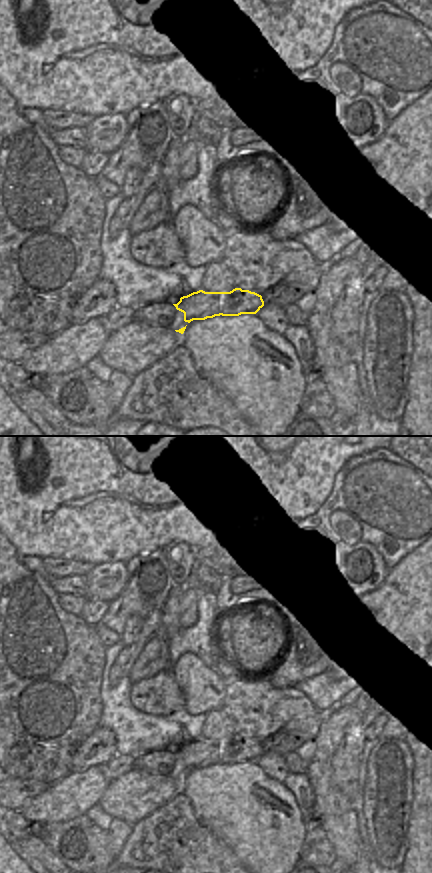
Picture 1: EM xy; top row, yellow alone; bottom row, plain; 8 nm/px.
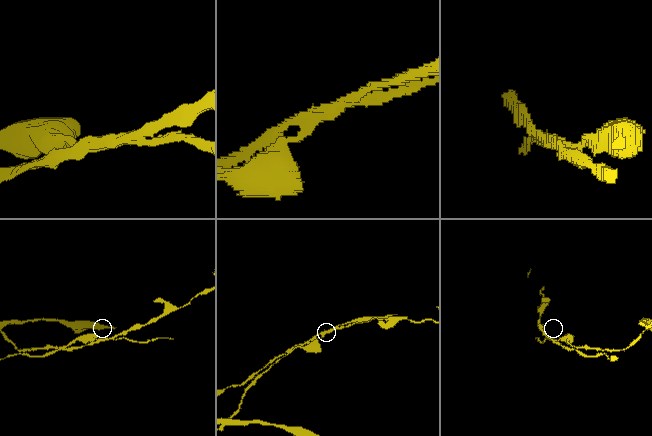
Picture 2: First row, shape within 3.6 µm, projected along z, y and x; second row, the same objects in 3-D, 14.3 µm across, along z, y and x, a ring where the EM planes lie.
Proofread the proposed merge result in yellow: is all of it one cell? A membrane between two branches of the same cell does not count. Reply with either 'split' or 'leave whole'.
split

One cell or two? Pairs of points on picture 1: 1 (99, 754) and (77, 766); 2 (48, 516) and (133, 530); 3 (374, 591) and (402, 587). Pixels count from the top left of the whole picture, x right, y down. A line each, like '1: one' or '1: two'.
1: one
2: one
3: one

